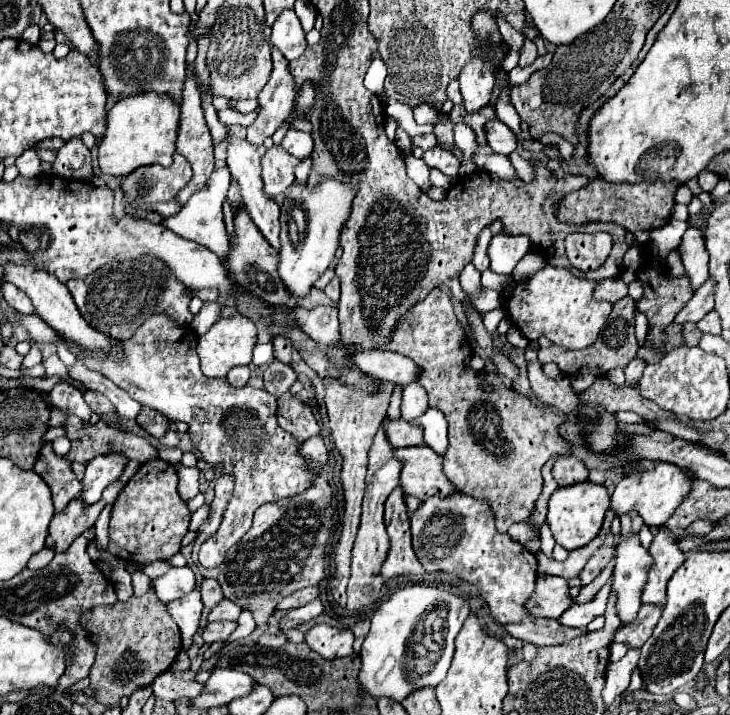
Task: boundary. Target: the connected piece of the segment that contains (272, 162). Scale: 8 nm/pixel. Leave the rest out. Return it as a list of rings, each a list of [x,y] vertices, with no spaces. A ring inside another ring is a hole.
[[[281,146],[269,148],[261,160],[261,180],[265,196],[273,198],[283,190],[287,190],[295,182],[293,170],[297,164],[299,160],[287,156],[287,152],[281,150]]]

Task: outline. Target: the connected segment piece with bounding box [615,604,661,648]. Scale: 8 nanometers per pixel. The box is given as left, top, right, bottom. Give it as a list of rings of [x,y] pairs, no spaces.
[[[649,604],[641,606],[637,618],[617,632],[615,642],[625,642],[627,648],[641,648],[643,642],[651,636],[659,616],[661,616],[661,608],[653,608]]]

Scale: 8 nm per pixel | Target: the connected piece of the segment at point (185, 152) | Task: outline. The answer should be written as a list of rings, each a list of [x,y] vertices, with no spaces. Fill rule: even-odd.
[[[187,70],[187,84],[183,86],[183,106],[181,106],[181,126],[179,126],[179,136],[177,136],[177,152],[181,156],[185,156],[187,160],[191,160],[191,168],[193,168],[191,180],[177,194],[177,202],[181,206],[185,206],[187,200],[205,186],[205,182],[209,180],[209,176],[213,172],[213,144],[211,144],[211,134],[209,134],[209,128],[207,128],[205,118],[203,118],[199,90],[197,90],[197,86],[193,82],[191,70]]]

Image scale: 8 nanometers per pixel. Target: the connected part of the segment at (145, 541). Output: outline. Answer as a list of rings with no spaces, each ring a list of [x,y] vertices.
[[[153,458],[135,472],[127,488],[123,488],[115,500],[109,524],[109,552],[129,564],[167,560],[179,552],[181,538],[189,530],[189,520],[187,504],[177,494],[175,466],[161,458]]]

